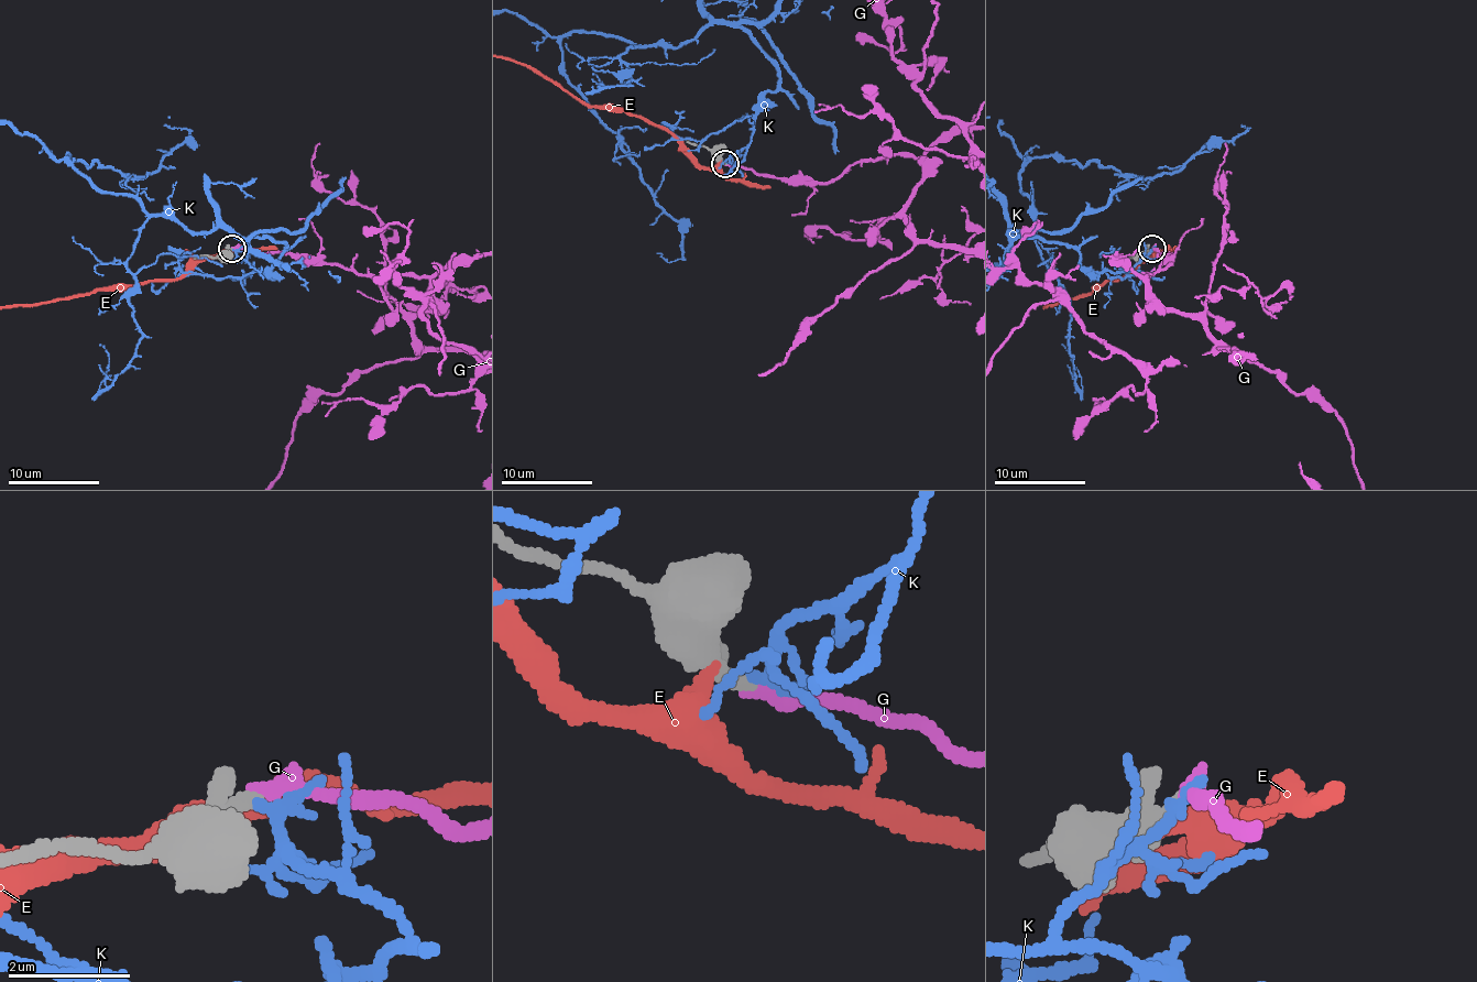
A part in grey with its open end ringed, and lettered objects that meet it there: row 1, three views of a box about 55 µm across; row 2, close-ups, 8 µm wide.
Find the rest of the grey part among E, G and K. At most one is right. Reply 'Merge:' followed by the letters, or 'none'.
Merge: G

